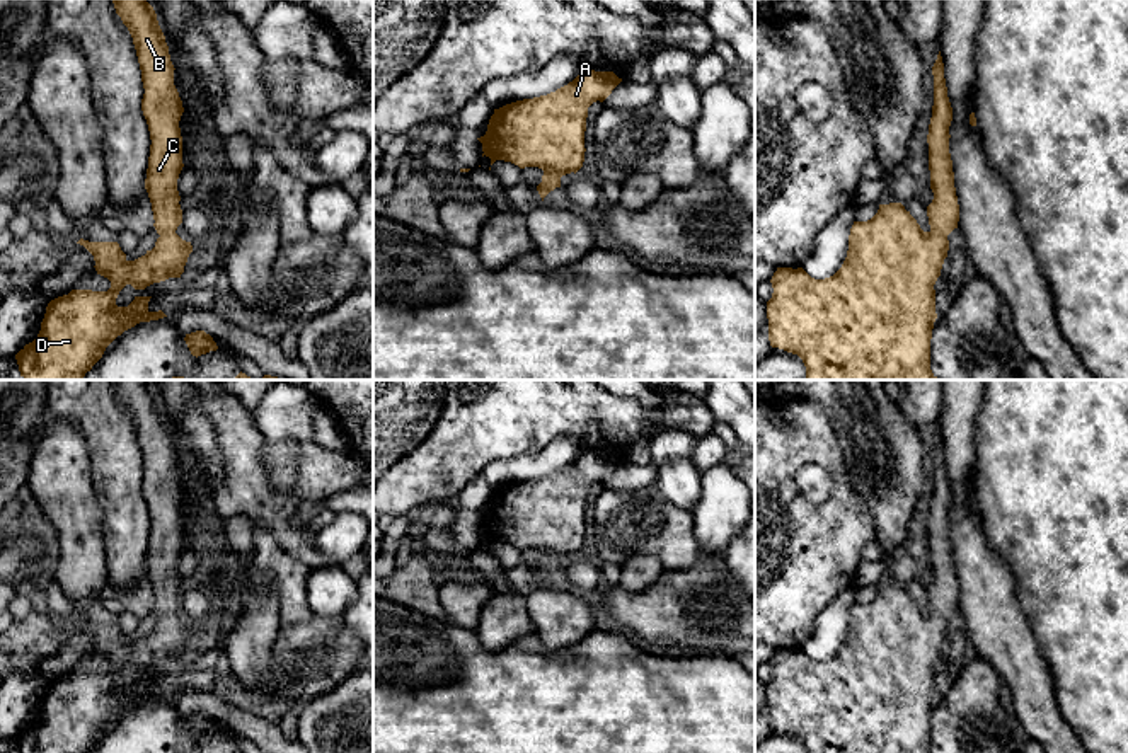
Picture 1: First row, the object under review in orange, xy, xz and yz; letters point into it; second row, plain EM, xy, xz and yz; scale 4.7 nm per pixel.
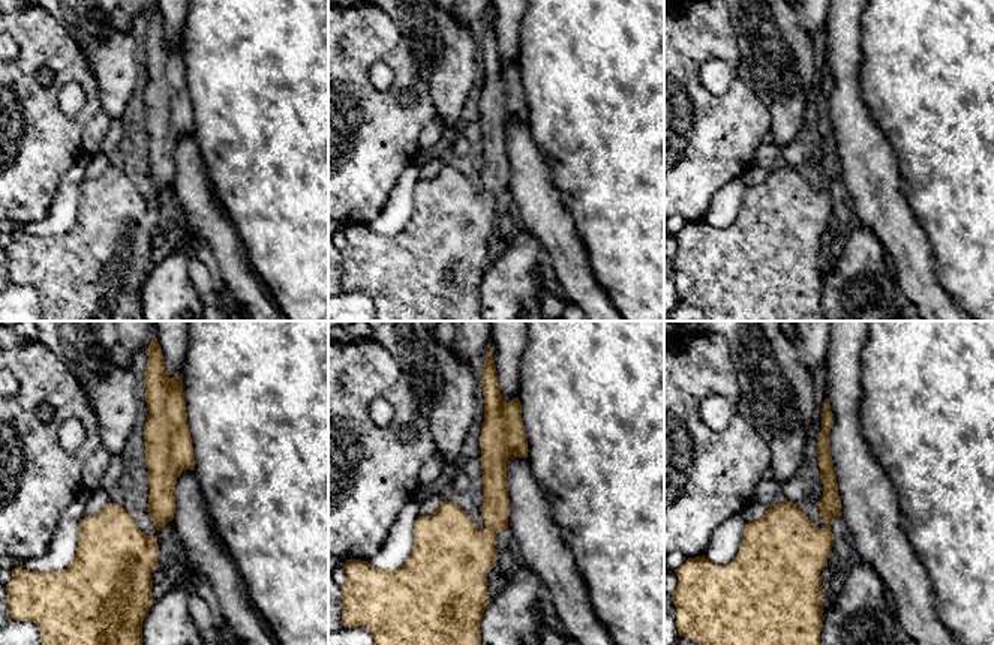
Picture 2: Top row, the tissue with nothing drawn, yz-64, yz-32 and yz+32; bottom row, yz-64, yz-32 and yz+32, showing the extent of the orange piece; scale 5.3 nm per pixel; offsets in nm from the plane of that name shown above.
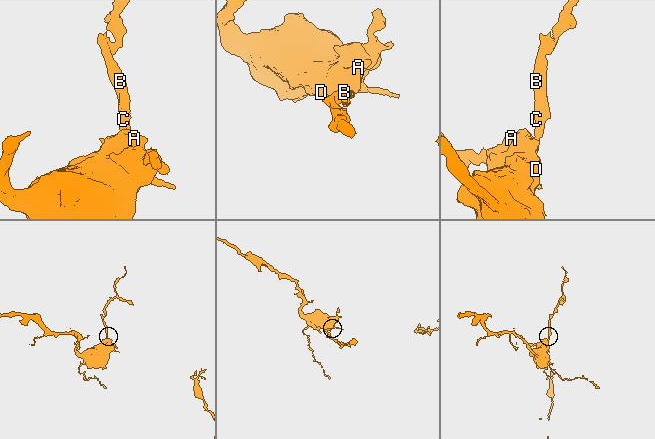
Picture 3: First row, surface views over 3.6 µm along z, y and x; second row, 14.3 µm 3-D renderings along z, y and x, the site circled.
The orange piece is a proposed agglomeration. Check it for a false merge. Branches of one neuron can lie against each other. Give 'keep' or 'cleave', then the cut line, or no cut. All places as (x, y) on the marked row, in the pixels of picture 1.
keep; no cut

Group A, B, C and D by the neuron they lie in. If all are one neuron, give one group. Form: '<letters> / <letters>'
A B C D

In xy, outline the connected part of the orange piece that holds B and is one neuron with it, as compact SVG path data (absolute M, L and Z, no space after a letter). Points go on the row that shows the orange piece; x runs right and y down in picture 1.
M147 0L112 3L133 37L141 70L141 111L152 140L145 189L160 237L152 250L135 261L126 259L118 242L77 242L94 256L97 274L107 278L111 288L72 290L48 303L37 337L15 354L26 380L82 380L124 331L167 317L162 310L148 310L152 296L135 296L128 307L118 307L116 298L126 285L145 290L181 278L193 252L191 242L176 233L182 223L177 179L184 167L179 128L184 107L174 85L169 46Z

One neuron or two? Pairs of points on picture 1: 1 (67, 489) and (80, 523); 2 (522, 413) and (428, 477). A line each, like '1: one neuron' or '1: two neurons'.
1: one neuron
2: one neuron

